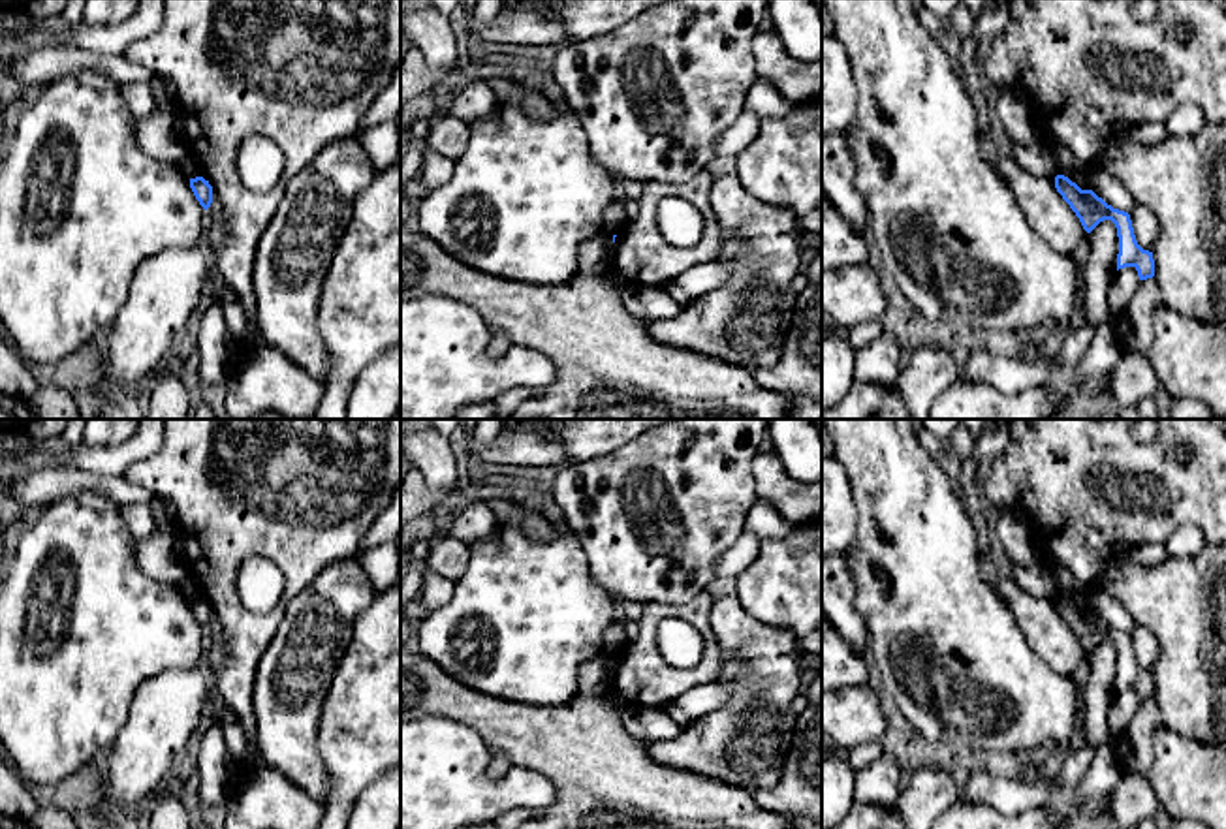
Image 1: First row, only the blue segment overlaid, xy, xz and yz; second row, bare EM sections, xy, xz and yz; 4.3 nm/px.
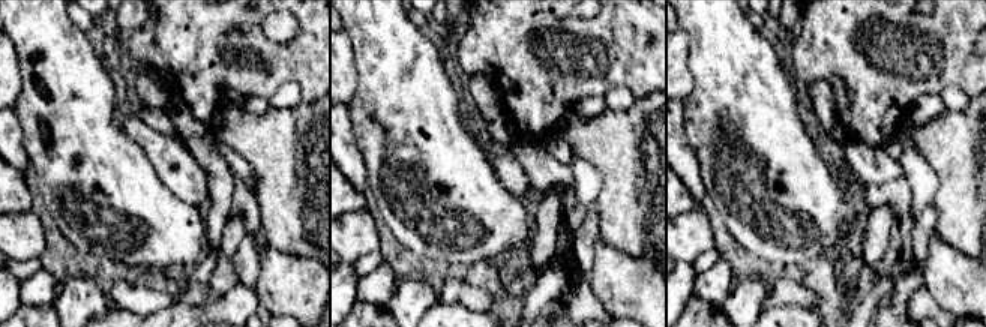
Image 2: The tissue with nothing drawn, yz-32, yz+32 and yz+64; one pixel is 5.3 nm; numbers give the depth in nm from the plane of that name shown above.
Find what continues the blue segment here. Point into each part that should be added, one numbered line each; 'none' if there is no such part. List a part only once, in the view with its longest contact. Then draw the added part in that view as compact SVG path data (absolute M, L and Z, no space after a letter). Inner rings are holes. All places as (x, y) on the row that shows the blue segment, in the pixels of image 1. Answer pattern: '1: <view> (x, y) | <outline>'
none

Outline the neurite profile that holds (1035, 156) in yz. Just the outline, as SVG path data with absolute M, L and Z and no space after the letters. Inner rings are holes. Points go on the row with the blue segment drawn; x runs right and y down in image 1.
M1044 143L1014 145L1014 160L1034 175L1057 177L1053 156L1045 150Z

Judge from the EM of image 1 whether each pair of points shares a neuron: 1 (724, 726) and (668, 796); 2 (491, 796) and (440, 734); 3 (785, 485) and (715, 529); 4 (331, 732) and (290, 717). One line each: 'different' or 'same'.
1: different
2: same
3: different
4: different

